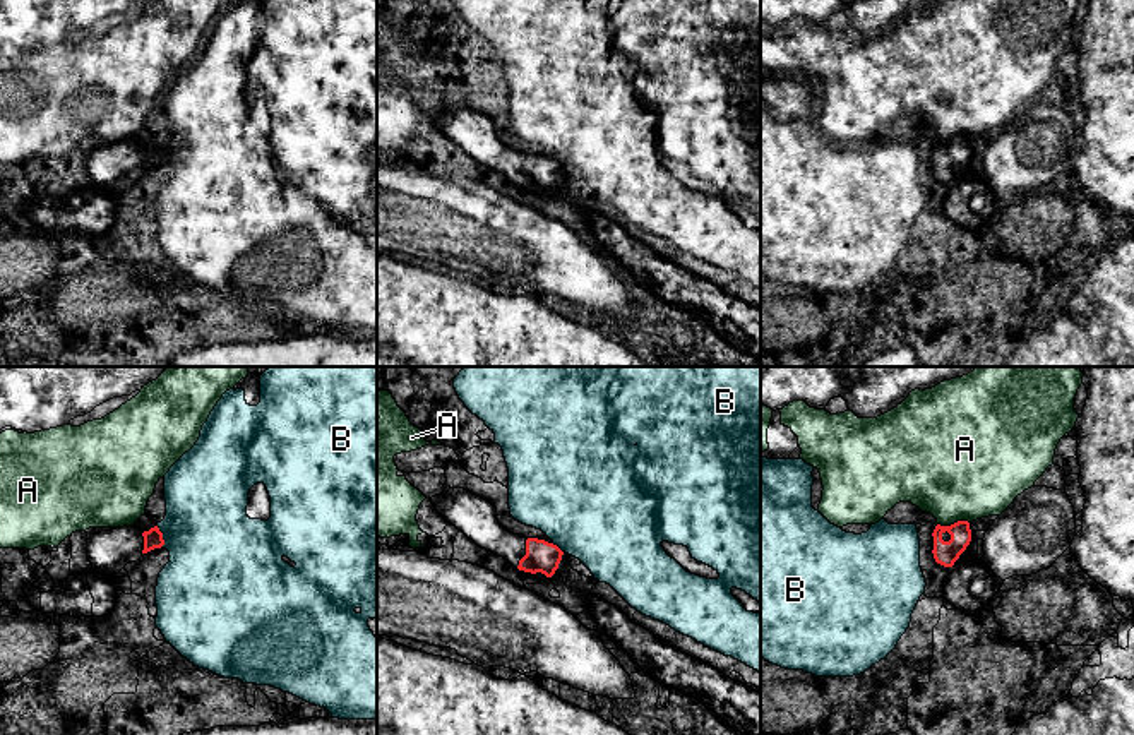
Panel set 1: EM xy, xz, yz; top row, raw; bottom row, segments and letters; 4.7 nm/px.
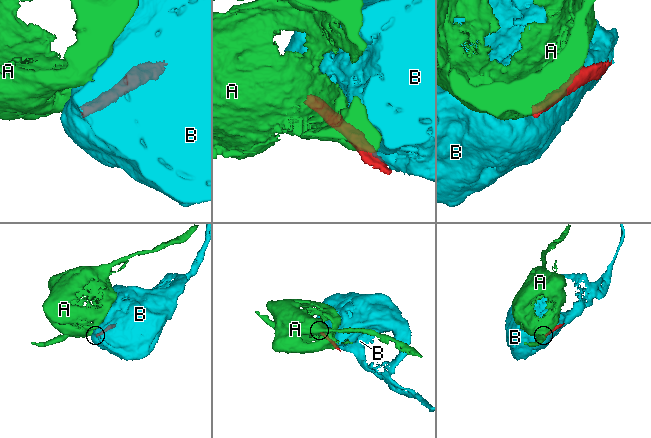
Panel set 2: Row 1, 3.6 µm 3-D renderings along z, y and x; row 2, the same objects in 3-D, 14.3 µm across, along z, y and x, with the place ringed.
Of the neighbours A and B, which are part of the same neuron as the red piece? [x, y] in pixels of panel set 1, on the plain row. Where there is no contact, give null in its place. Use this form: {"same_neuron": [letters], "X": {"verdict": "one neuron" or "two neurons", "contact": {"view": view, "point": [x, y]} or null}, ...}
{"same_neuron": [], "A": {"verdict": "two neurons", "contact": {"view": "yz", "point": [954, 139]}}, "B": {"verdict": "two neurons", "contact": {"view": "xy", "point": [161, 151]}}}

